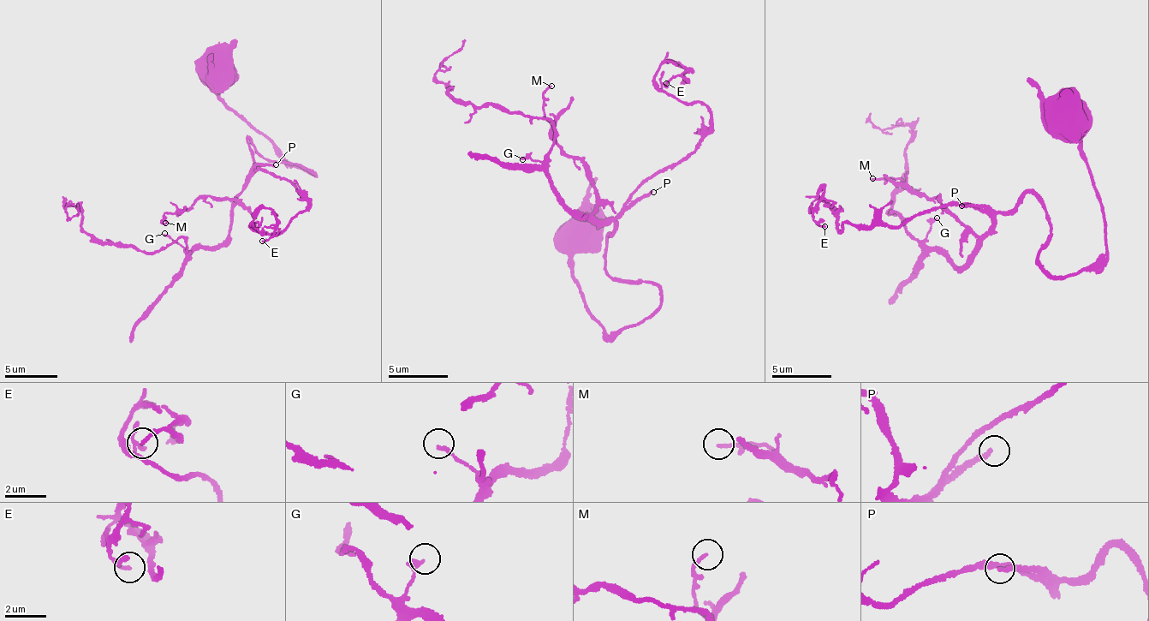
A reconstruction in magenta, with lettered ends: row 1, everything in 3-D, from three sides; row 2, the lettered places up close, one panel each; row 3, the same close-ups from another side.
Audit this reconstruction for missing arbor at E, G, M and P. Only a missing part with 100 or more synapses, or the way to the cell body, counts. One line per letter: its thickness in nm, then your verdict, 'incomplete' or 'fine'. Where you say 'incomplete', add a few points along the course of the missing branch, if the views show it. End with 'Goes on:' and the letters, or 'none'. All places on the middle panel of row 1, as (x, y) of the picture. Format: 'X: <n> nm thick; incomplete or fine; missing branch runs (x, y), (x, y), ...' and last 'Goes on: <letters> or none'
E: 180 nm thick; fine
G: 200 nm thick; fine
M: 150 nm thick; fine
P: 200 nm thick; fine
Goes on: none

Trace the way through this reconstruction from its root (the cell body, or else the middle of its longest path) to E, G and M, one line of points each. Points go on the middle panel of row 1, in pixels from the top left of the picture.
E: (581, 234), (591, 312), (635, 326), (661, 295), (607, 235), (710, 128), (666, 83)
G: (581, 234), (591, 312), (635, 326), (661, 295), (610, 277), (613, 222), (522, 159)
M: (581, 234), (591, 312), (635, 326), (661, 295), (610, 277), (615, 224), (551, 130), (551, 86)

